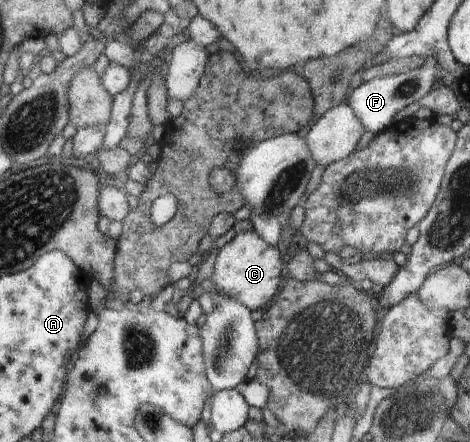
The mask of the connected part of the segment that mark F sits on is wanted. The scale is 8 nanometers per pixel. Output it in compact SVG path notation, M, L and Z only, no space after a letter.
M426 57L425 62L411 71L400 73L399 75L374 77L372 80L358 82L350 92L348 102L355 109L355 113L360 117L364 128L378 135L382 130L386 130L402 108L412 104L426 96L434 90L434 76L436 76L436 63L434 57Z

